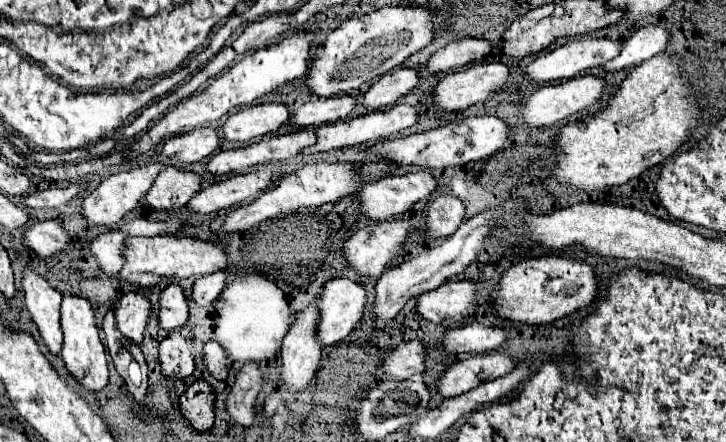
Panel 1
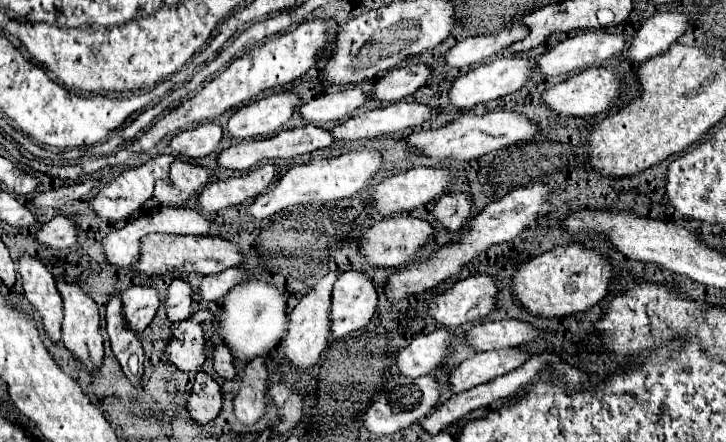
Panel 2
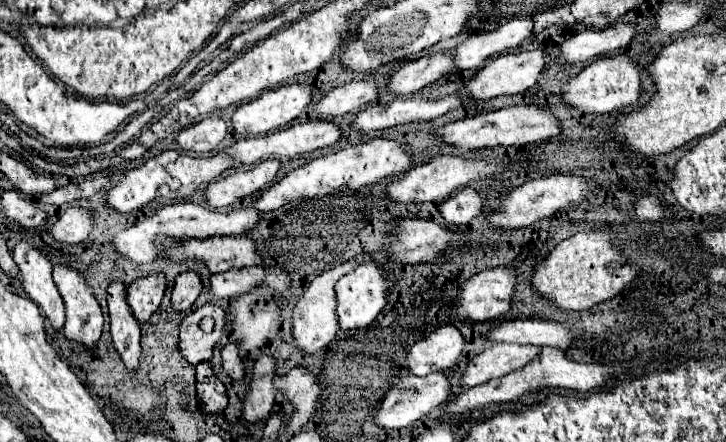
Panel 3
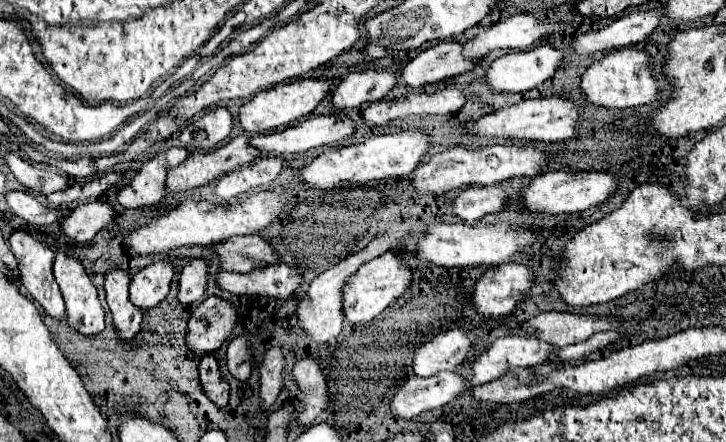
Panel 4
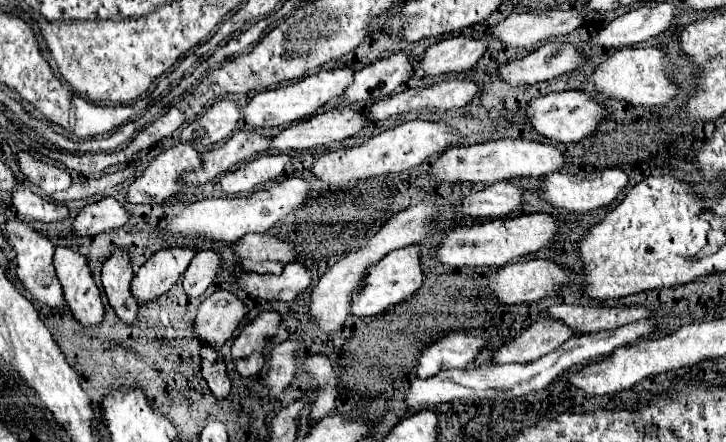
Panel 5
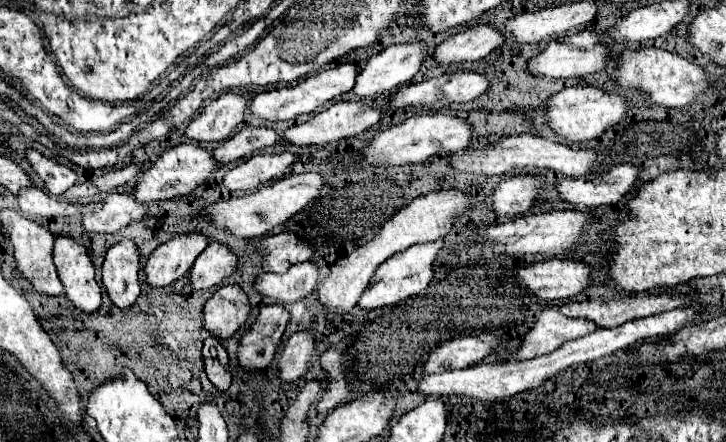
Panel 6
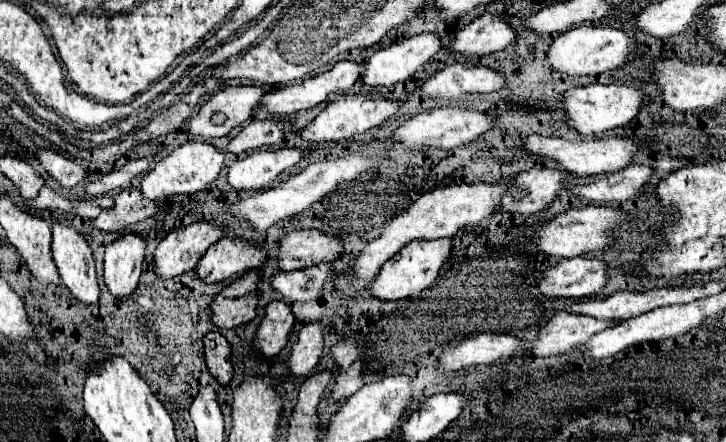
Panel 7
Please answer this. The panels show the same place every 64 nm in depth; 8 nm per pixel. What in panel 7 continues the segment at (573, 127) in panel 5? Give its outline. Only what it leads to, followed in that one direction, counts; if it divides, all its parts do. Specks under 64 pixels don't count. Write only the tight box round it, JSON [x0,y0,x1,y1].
[560,84,644,138]

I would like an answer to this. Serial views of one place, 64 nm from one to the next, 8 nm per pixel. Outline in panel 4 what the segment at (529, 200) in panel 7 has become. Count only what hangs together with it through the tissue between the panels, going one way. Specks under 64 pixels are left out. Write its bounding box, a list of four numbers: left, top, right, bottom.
[452,186,504,224]

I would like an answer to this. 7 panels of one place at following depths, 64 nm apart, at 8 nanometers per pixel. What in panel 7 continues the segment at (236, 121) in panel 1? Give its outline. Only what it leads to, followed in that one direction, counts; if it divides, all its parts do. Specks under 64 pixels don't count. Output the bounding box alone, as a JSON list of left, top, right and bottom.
[258,60,360,118]

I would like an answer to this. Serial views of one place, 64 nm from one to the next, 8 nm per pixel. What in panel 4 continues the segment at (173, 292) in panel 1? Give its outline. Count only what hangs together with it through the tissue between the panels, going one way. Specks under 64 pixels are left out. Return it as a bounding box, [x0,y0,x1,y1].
[176,258,208,306]

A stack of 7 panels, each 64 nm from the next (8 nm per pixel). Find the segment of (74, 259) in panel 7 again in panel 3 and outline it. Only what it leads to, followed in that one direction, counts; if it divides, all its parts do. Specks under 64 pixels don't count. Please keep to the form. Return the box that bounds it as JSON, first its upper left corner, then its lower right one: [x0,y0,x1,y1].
[54,266,104,352]

